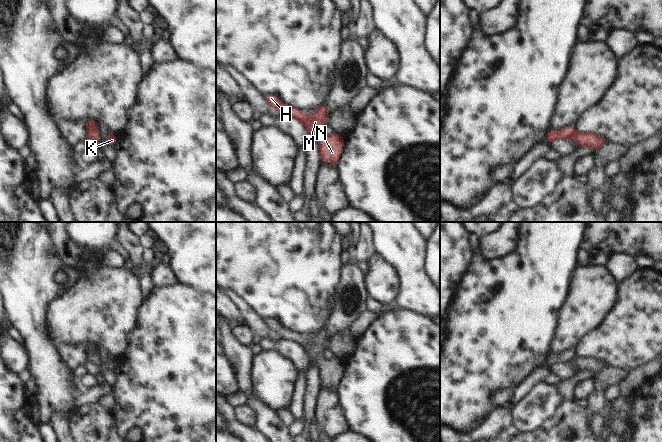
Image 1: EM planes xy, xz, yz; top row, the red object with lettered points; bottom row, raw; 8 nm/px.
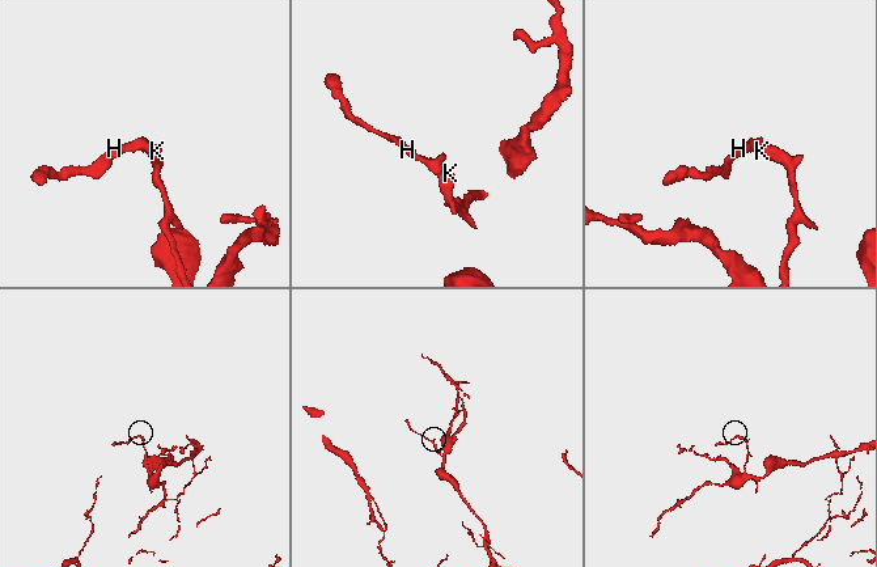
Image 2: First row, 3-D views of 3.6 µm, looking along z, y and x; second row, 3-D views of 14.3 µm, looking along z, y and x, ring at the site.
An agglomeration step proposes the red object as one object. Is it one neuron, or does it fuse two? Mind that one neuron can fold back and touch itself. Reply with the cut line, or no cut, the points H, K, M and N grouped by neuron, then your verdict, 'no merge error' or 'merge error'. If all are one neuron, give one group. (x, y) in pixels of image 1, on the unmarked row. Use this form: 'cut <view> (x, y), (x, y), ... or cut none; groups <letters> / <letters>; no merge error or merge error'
cut none; groups H K M N; no merge error

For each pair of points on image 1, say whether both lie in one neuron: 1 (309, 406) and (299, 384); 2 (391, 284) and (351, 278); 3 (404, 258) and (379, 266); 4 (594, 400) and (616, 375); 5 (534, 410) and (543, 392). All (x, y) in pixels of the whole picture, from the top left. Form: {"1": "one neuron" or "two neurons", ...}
{"1": "two neurons", "2": "two neurons", "3": "two neurons", "4": "one neuron", "5": "one neuron"}

